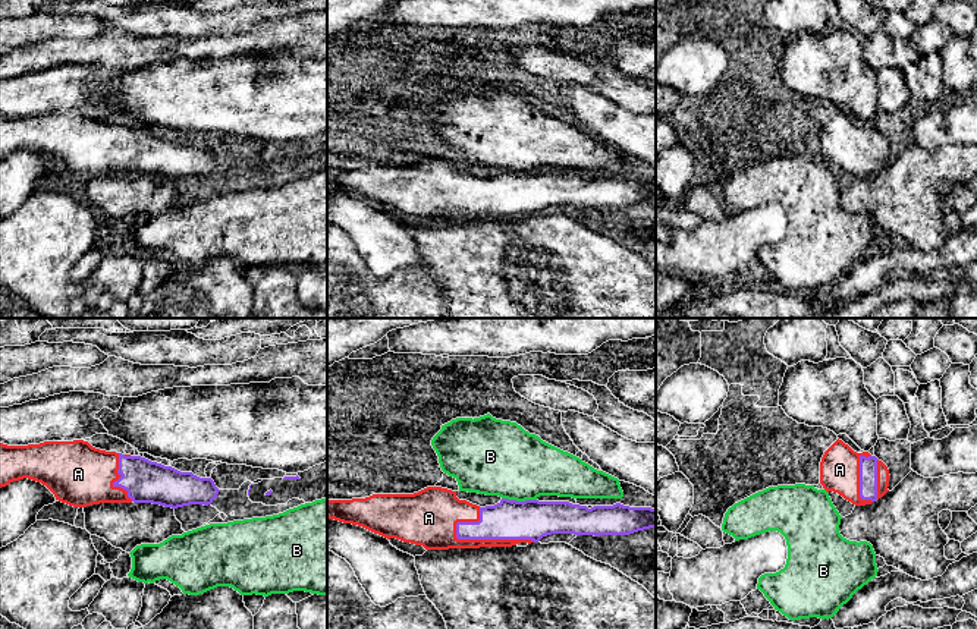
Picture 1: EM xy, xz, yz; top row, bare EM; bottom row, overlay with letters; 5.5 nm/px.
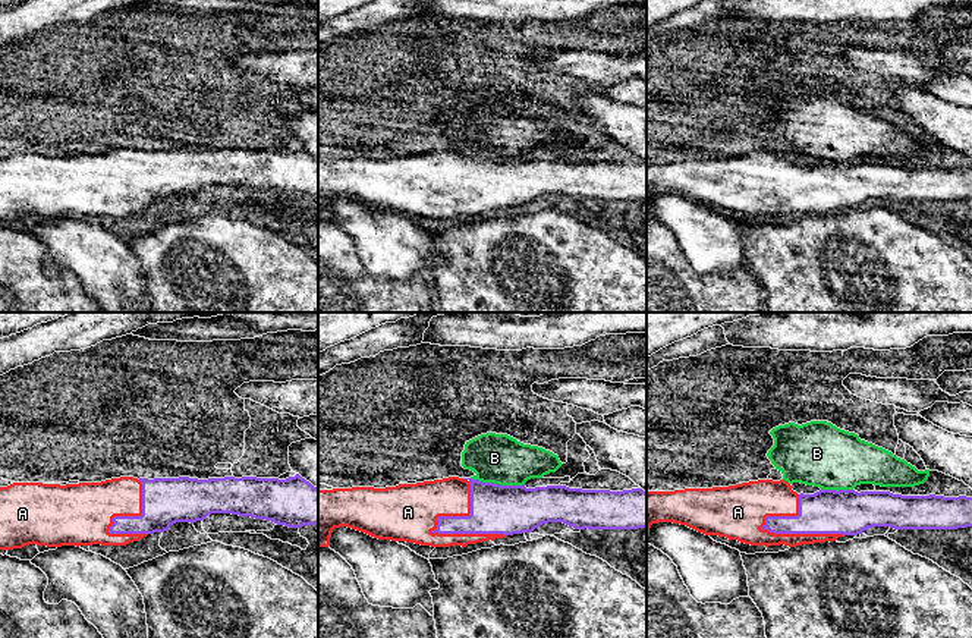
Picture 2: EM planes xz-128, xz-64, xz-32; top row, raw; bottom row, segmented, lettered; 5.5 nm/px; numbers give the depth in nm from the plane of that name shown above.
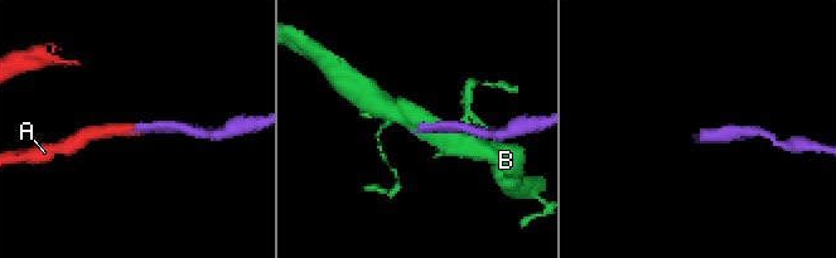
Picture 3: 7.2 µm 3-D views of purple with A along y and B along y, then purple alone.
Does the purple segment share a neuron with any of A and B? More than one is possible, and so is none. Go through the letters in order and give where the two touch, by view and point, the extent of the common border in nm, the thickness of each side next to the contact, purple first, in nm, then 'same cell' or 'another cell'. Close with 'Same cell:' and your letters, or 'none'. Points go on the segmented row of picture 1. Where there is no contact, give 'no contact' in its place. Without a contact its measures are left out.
A: xz (489, 538) | 460 nm | 220/140 nm | same cell
B: xz (520, 502) | 190 nm | 220/400 nm | another cell
Same cell: A

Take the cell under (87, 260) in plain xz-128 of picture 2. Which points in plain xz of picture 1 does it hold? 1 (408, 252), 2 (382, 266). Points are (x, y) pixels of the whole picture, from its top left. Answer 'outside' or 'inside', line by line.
1: inside
2: inside

